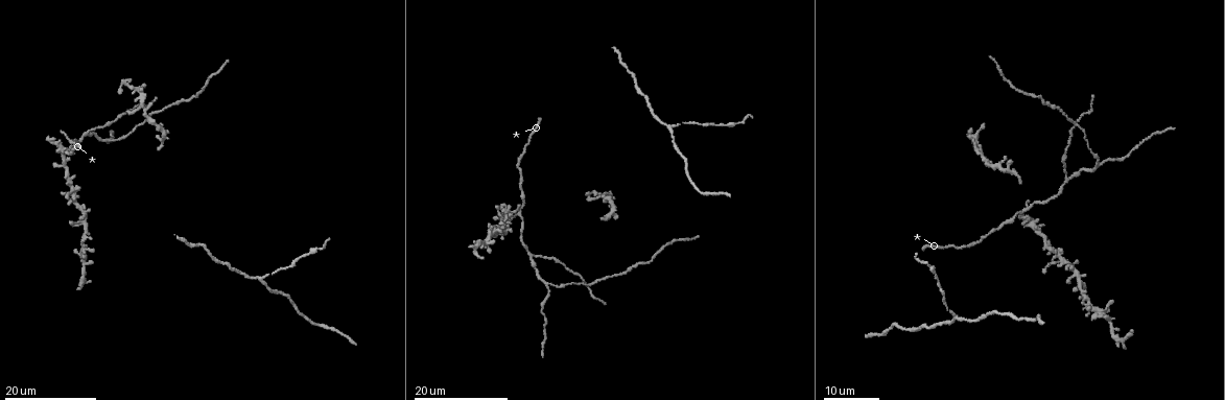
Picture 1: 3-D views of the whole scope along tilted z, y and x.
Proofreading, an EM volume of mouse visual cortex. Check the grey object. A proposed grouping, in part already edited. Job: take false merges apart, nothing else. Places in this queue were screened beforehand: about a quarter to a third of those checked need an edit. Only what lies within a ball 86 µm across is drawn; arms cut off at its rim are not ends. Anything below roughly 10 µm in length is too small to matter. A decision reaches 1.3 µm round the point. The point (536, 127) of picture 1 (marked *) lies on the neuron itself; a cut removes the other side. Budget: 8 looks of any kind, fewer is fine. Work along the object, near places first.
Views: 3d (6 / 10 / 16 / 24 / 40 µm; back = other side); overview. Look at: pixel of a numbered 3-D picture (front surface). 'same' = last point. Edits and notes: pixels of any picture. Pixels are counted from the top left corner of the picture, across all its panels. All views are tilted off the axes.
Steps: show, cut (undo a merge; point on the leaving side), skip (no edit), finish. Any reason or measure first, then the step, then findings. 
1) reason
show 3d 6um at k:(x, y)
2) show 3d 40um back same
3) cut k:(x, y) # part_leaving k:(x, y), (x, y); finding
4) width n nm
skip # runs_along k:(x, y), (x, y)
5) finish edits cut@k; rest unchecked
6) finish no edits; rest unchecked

side arm on a straight run
show 3d 24um at 1:(111, 140)

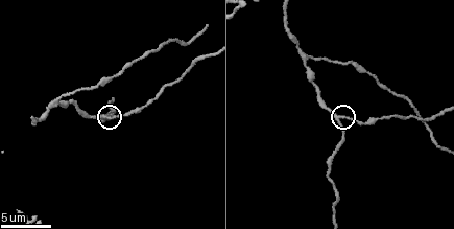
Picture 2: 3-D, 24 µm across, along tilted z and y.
closer look
show 3d 6um at 2:(339, 119)

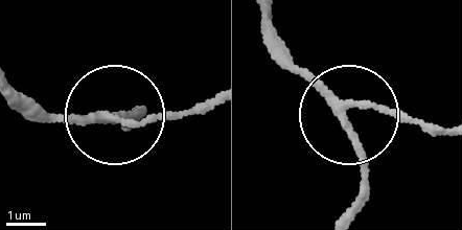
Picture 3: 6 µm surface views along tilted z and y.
side_arm 18 um
skip # runs_along 3:(264, 19), (278, 50), (342, 110), (365, 203); all the same neuron

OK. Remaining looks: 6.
sudden change in width
show 3d 16um at 1:(65, 148)

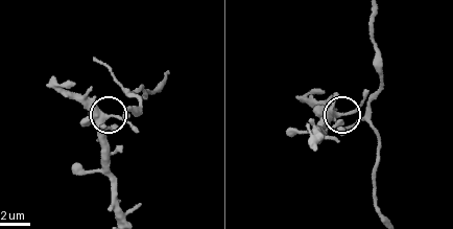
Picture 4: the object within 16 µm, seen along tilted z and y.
show 3d 10um at 4:(338, 116)

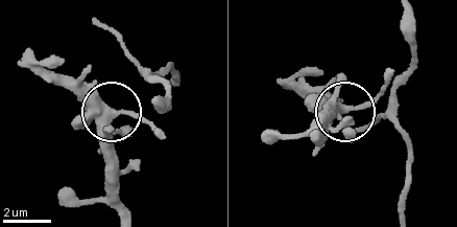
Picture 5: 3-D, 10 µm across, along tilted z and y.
width 360 nm
skip # one neuron here

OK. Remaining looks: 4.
three-way junction
show 3d 16um at 2:(304, 57)

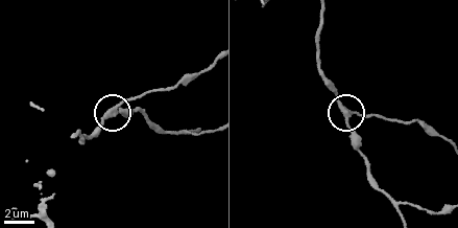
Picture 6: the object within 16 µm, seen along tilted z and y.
side_arm 22 um
skip # runs_along 6:(322, 13), (319, 68), (341, 107), (380, 113); continuous, no second neuron

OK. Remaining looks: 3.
three-way junction
show 3d 24um at 1:(669, 127)

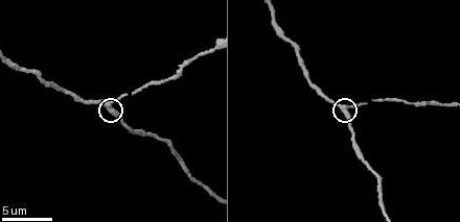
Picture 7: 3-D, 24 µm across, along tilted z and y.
zoom in
show 3d 10um at 7:(108, 105)

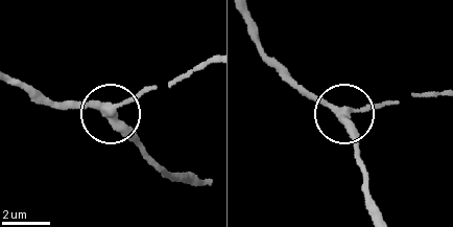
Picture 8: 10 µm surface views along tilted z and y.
skip # continuous, no second neuron

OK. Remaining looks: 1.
finish no edits; rest unchecked

